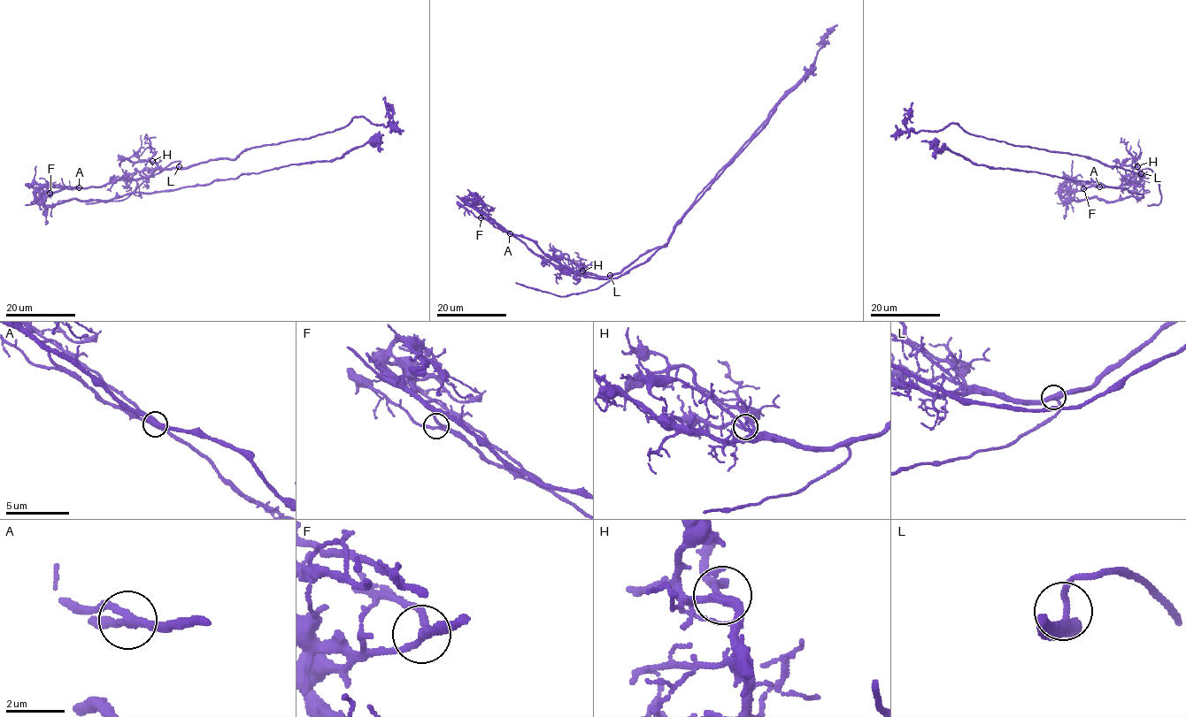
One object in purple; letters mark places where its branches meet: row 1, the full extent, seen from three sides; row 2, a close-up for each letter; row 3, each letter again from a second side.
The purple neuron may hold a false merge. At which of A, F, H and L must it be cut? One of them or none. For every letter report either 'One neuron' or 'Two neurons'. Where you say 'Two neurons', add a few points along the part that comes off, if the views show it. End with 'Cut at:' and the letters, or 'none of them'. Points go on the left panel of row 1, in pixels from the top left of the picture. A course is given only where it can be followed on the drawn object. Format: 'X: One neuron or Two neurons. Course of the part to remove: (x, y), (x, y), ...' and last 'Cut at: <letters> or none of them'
A: Two neurons. Course of the part to remove: (79, 187), (233, 159), (253, 147), (331, 133), (354, 117), (386, 126), (382, 100)
F: One neuron
H: One neuron
L: One neuron
Cut at: A

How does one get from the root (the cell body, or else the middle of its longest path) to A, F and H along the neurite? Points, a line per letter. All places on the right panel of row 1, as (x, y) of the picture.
A: (1140, 178), (1138, 183), (1127, 182), (1114, 187), (1099, 186)
F: (1140, 178), (1138, 183), (1083, 188)
H: (1140, 178), (1137, 166)

